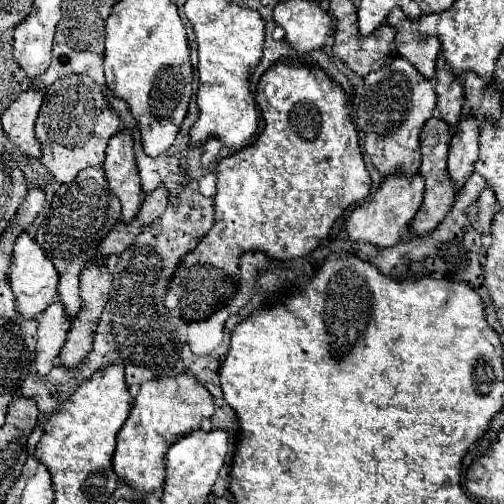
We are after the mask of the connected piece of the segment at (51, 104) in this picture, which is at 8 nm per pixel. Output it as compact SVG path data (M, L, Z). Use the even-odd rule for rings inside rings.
M64 75L56 79L42 95L42 107L36 119L36 139L42 145L42 163L58 183L70 183L88 167L104 163L104 151L120 129L120 119L106 103L106 89L86 75Z

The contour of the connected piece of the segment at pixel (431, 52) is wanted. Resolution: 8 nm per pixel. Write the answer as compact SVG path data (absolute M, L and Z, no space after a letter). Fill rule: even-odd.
M392 9L386 23L396 29L394 43L396 43L398 55L406 57L422 77L432 79L436 59L440 53L440 41L436 37L428 37L428 39L418 37L414 23L400 9Z

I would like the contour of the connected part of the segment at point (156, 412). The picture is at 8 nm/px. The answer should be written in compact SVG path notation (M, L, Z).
M194 375L162 377L158 381L144 381L132 403L130 417L118 433L118 445L112 459L112 469L122 483L134 491L148 495L156 487L164 485L164 455L184 435L200 429L204 419L214 415L214 403L206 387L202 387Z

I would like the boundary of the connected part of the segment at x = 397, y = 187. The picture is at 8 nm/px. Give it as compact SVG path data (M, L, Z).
M392 175L382 181L380 189L376 191L374 199L356 207L348 217L346 217L346 233L350 241L364 241L372 243L376 247L392 247L400 241L402 231L410 225L412 217L422 205L422 193L424 193L424 179L420 175L414 175L412 181L408 181L404 175Z

